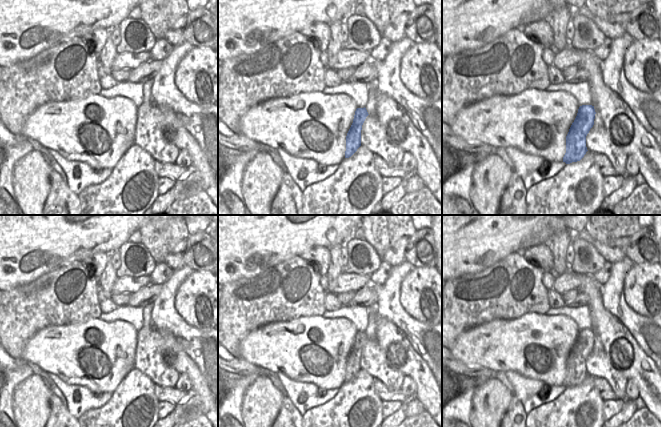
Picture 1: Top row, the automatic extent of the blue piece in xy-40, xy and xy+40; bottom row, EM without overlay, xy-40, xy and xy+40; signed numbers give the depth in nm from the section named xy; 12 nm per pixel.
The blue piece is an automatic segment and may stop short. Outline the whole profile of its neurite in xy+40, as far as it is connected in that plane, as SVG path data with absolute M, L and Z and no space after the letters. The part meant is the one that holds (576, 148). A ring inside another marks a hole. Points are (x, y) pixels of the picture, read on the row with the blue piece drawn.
M582 105L566 136L566 153L563 162L570 164L580 161L586 154L586 136L594 125L595 109L592 105Z

